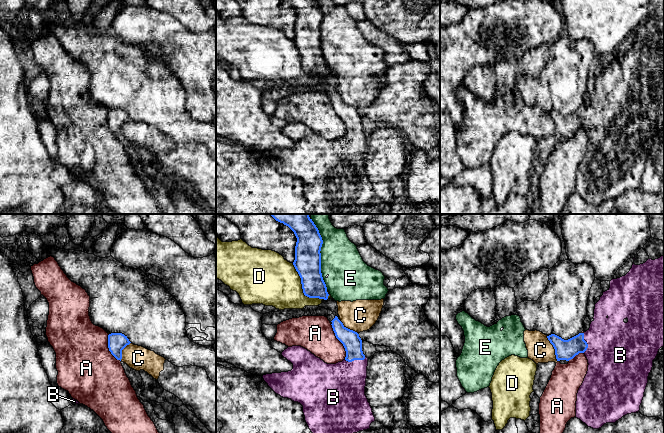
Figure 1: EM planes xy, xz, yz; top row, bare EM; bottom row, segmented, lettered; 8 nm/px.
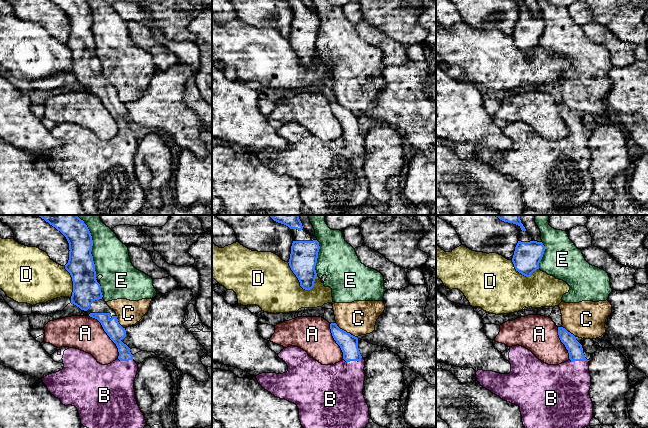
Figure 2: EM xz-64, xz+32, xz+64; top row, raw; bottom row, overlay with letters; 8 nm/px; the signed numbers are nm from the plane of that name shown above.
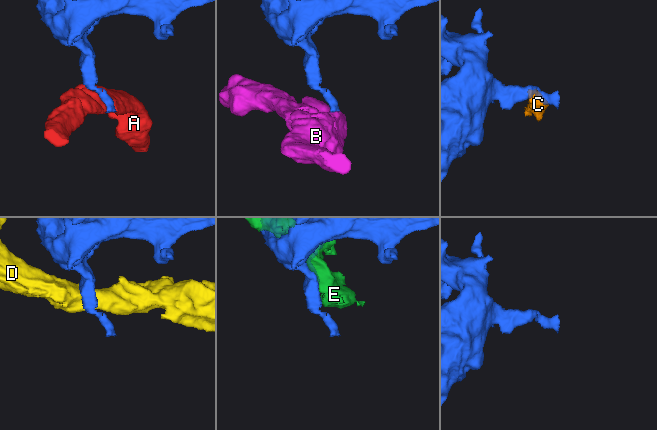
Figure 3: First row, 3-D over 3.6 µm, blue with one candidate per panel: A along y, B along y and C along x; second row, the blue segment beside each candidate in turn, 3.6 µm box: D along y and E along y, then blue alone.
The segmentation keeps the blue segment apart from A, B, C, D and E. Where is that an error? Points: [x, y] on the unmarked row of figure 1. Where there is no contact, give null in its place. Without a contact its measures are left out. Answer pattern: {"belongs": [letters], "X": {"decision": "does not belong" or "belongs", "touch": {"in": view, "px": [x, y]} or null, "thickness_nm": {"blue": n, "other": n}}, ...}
{"belongs": ["B"], "A": {"decision": "does not belong", "touch": {"in": "xz", "px": [339, 116]}, "thickness_nm": {"blue": 150, "other": 280}}, "B": {"decision": "belongs", "touch": {"in": "xz", "px": [354, 135]}, "thickness_nm": {"blue": 150, "other": 380}}, "C": {"decision": "does not belong", "touch": {"in": "yz", "px": [554, 124]}, "thickness_nm": {"blue": 160, "other": 200}}, "D": {"decision": "does not belong", "touch": {"in": "xz", "px": [302, 64]}, "thickness_nm": {"blue": 220, "other": 400}}, "E": {"decision": "does not belong", "touch": {"in": "xz", "px": [320, 33]}, "thickness_nm": {"blue": 220, "other": 320}}}

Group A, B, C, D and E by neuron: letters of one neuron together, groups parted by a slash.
A / B / C E / D

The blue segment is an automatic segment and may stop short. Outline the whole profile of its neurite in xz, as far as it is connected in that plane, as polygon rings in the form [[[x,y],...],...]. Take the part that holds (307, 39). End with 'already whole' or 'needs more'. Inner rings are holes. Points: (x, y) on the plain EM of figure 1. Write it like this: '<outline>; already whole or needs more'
[[[284,0],[297,14],[293,41],[301,54],[303,69],[309,74],[328,75],[321,49],[322,13],[315,0]]]; already whole

